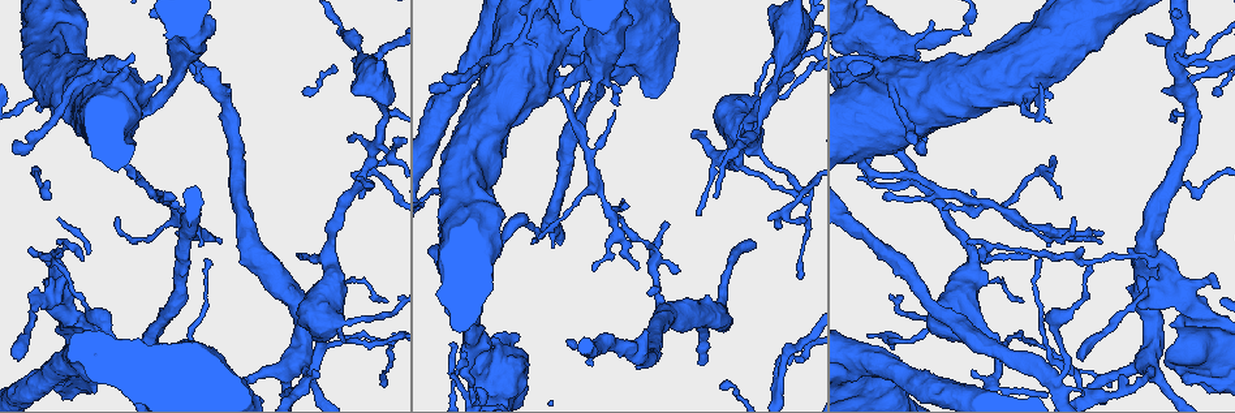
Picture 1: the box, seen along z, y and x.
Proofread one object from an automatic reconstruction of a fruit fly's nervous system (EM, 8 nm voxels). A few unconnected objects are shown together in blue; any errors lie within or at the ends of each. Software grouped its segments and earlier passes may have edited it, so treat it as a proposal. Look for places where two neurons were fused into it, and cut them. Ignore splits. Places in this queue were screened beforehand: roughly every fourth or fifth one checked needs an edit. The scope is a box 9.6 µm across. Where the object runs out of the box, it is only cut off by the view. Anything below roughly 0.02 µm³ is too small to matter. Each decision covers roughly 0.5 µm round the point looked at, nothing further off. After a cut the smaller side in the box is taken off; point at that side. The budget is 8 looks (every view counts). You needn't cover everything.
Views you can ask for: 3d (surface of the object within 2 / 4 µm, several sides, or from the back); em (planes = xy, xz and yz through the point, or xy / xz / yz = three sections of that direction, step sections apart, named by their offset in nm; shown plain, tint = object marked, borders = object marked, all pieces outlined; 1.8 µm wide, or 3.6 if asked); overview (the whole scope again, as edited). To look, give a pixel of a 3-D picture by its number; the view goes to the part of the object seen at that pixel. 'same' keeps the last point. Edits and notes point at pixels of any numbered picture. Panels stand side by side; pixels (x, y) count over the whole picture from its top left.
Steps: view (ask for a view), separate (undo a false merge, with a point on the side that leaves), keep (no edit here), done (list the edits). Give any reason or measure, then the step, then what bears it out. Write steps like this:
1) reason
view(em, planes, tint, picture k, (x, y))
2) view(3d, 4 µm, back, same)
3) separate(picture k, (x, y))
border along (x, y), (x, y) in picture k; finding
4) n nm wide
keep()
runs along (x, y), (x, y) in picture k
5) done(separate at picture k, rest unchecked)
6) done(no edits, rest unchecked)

thick turns thin
view(3d, 4 µm, picture 1, (523, 46))

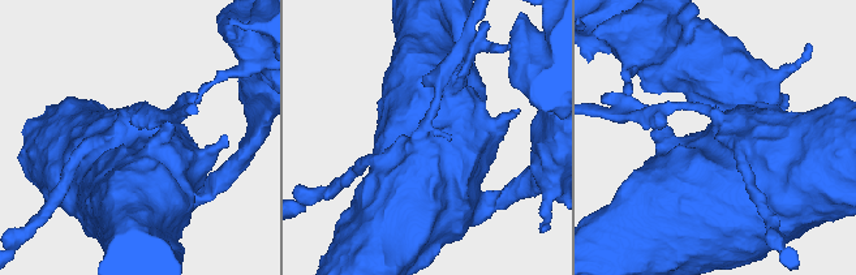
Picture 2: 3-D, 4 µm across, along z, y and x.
view(em, 3.6 µm, yz, step 16, tint, picture 2, (427, 142))

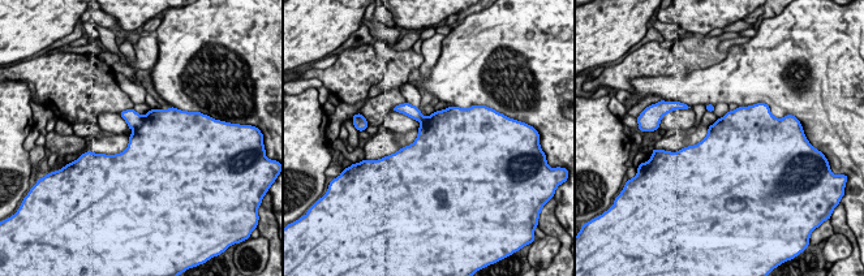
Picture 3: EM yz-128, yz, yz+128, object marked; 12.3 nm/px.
separate(picture 3, (134, 120))
border along (144, 116), (144, 123), (133, 130) in picture 3; a second neuron is stuck on

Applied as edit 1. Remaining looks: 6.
abrupt turn
view(em, planes, plain, picture 1, (384, 88))

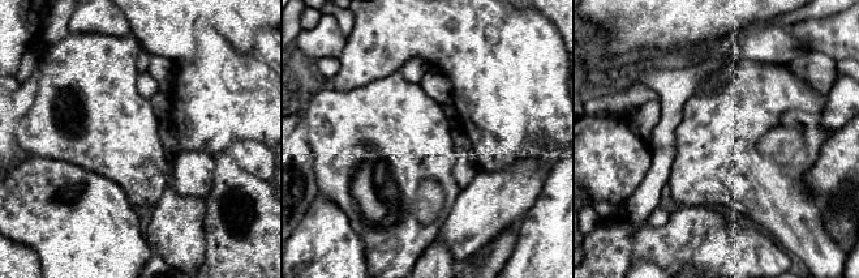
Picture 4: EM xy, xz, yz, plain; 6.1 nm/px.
see the neighbours
view(em, planes, borders, same)

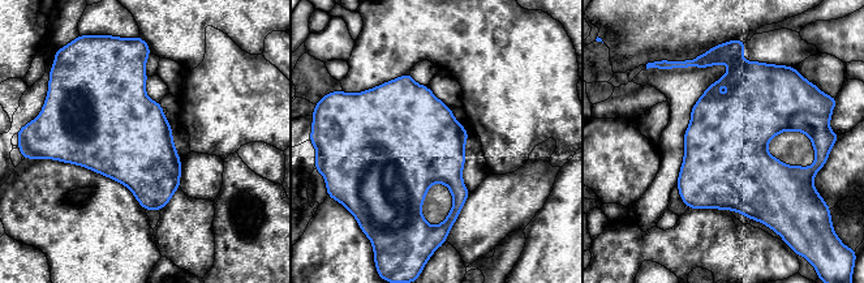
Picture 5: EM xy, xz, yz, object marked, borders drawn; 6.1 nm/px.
keep()
all the same neuron

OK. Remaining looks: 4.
branch point
view(em, xy, step 16, tint, picture 1, (775, 382))

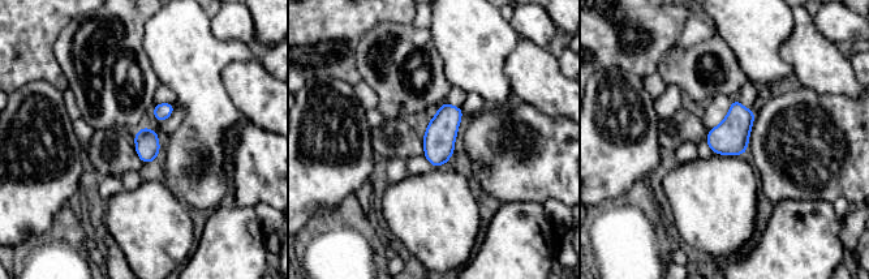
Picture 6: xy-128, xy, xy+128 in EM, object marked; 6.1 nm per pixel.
cut it another way
view(em, planes, tint, same)

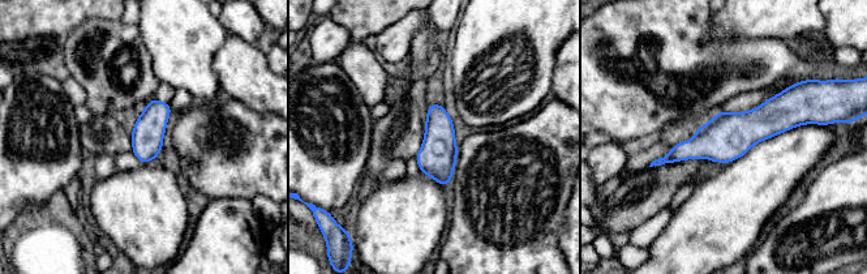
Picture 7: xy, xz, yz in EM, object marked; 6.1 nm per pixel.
keep()
runs along (802, 119), (769, 119), (657, 162) in picture 7; continuous, no second neuron

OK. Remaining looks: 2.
done(separate at picture 3, rest unchecked)

